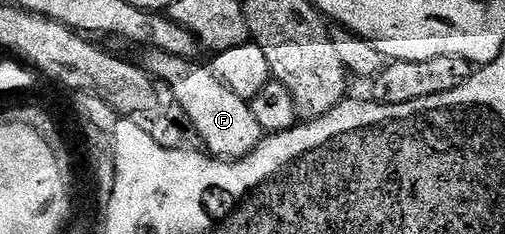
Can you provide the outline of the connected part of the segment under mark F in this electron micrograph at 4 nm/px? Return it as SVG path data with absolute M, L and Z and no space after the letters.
M154 50L148 53L145 61L148 73L160 85L168 84L171 87L174 103L182 108L186 123L195 127L196 134L203 139L202 147L212 157L220 160L242 160L259 145L265 134L253 118L250 103L233 94L233 90L222 84L210 67L203 65L202 68L199 62L182 60L173 54Z

